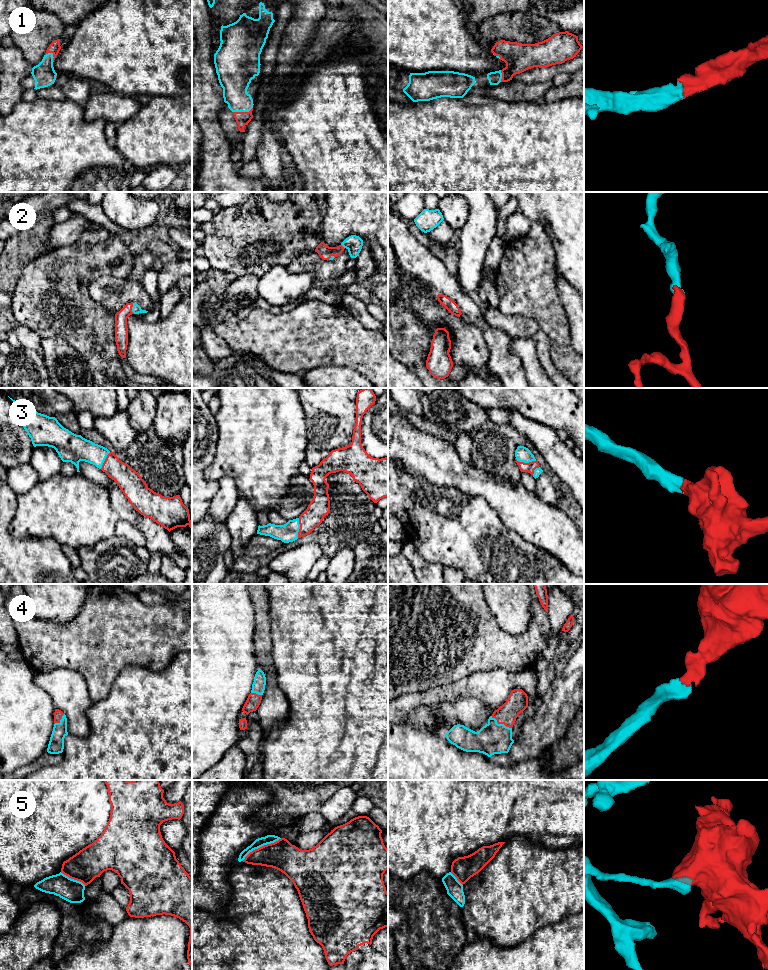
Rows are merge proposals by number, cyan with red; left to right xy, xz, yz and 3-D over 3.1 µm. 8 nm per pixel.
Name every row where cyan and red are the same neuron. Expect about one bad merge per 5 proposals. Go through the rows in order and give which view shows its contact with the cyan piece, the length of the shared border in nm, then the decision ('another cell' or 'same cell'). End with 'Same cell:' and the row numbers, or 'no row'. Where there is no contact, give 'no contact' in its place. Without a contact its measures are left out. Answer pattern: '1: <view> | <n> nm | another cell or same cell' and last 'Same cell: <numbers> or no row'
1: xz | 170 nm | same cell
2: xy | 90 nm | same cell
3: yz | 170 nm | same cell
4: yz | 190 nm | same cell
5: xz | 360 nm | another cell
Same cell: 1, 2, 3, 4

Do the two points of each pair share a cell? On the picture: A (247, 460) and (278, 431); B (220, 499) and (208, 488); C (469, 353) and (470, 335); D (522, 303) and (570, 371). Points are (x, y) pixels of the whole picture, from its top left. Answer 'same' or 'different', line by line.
A: same
B: different
C: same
D: same

